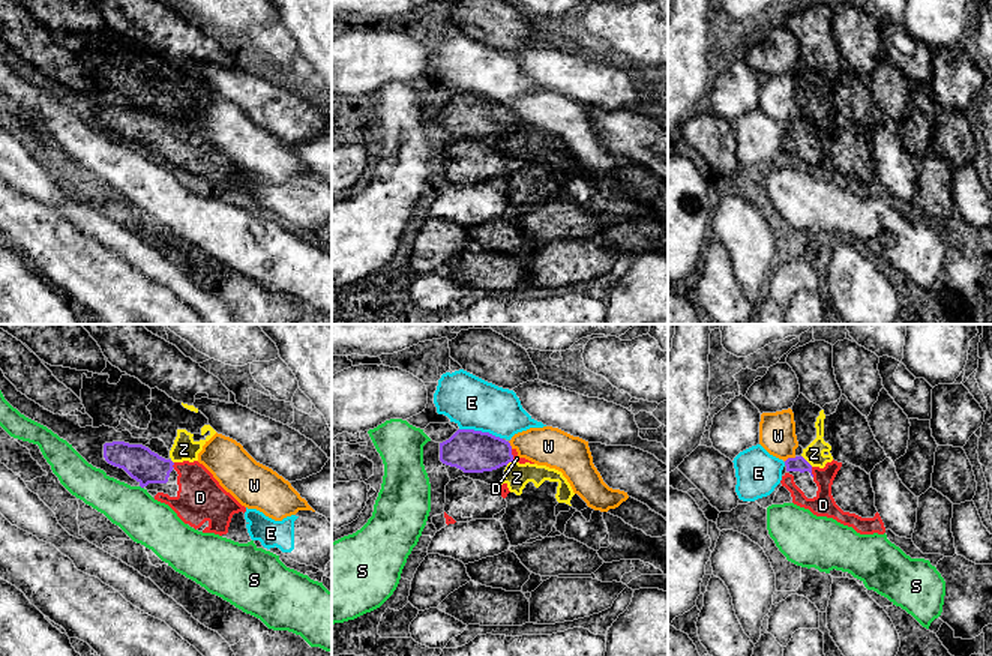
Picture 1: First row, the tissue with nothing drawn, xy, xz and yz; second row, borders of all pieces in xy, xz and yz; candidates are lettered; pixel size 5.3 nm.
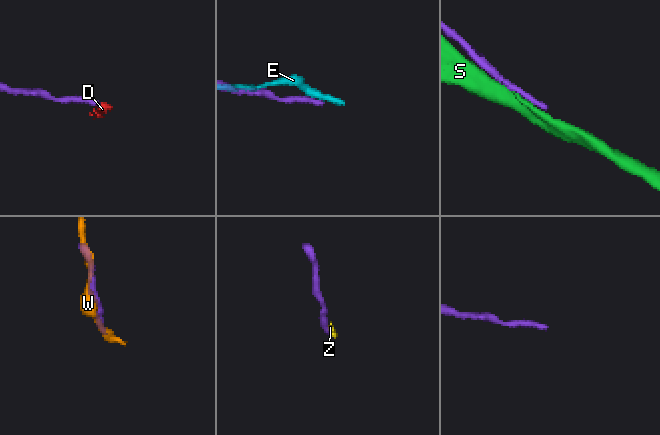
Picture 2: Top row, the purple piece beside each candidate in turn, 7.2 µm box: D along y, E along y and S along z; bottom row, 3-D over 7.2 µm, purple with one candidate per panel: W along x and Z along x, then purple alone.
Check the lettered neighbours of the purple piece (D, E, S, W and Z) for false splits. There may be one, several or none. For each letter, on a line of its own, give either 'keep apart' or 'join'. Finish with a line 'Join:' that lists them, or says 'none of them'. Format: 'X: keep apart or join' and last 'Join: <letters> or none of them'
D: join
E: keep apart
S: keep apart
W: keep apart
Z: keep apart
Join: D

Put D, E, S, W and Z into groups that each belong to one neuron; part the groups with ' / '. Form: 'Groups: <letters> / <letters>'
Groups: D / E / S / W / Z

